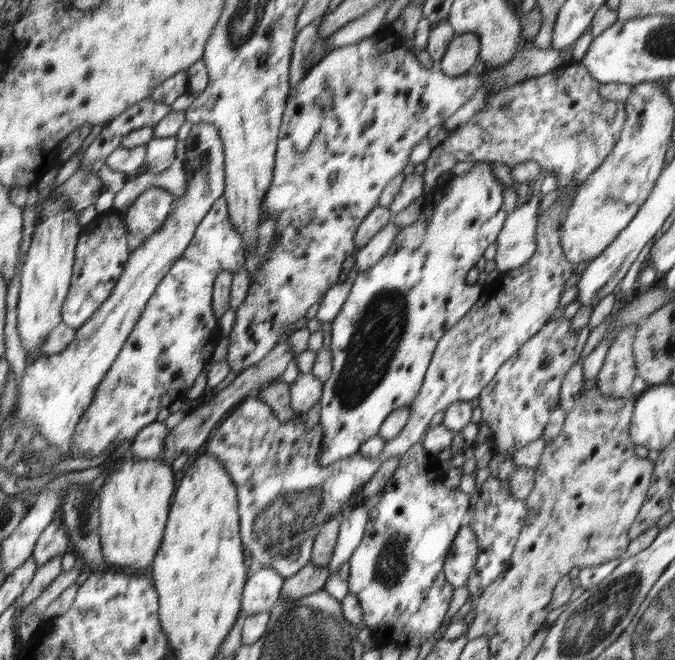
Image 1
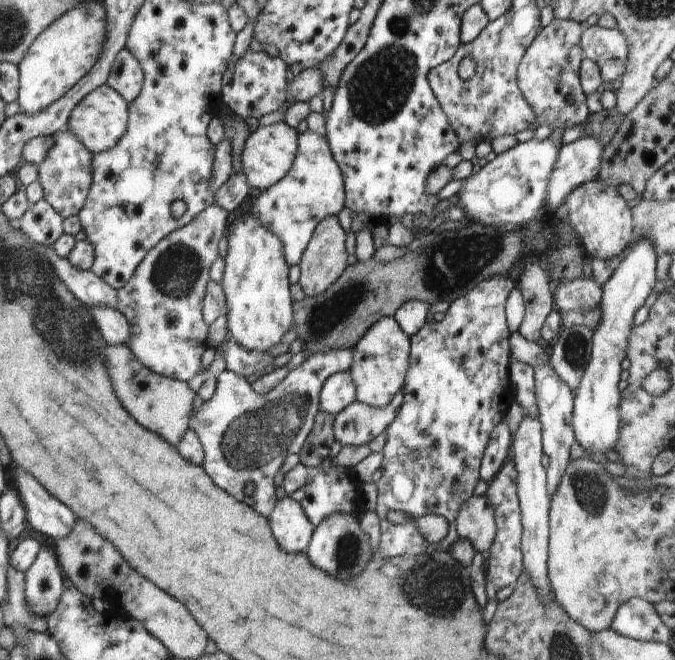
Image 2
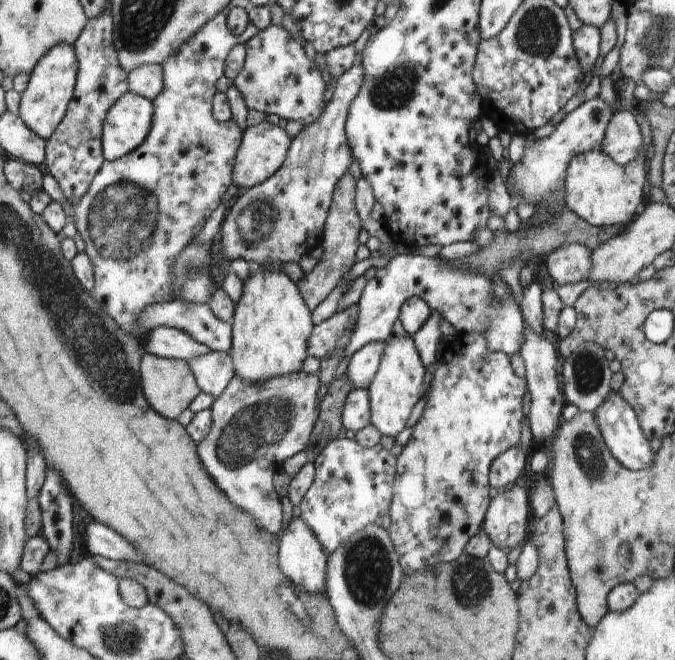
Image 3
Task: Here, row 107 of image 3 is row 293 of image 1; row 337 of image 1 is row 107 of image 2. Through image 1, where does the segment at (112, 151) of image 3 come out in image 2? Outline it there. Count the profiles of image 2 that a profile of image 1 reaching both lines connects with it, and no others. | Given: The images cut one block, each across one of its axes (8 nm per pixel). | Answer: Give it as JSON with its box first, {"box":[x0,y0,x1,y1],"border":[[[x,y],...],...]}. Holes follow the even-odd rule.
{"box":[68,83,128,154],"border":[[[106,83],[93,89],[72,110],[68,118],[68,128],[78,140],[82,141],[87,149],[93,154],[108,151],[118,144],[118,140],[126,132],[128,122],[128,101]]]}

